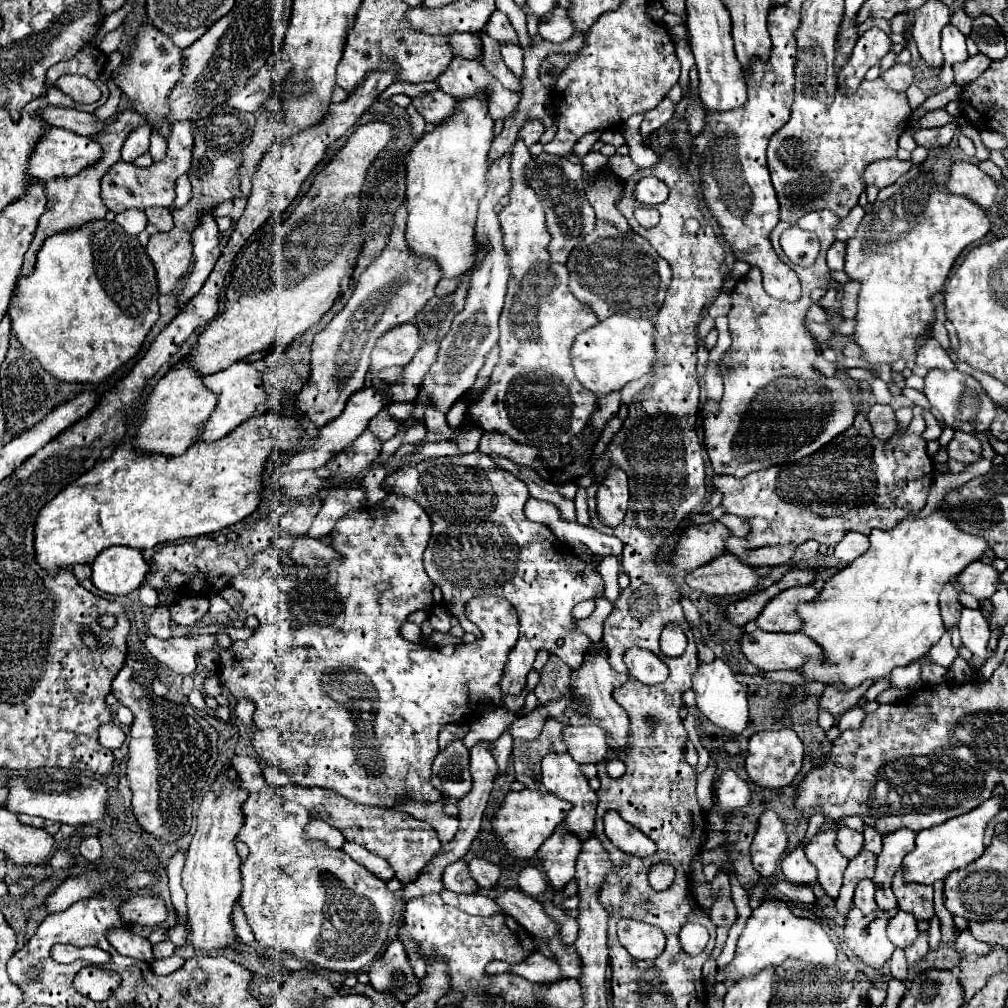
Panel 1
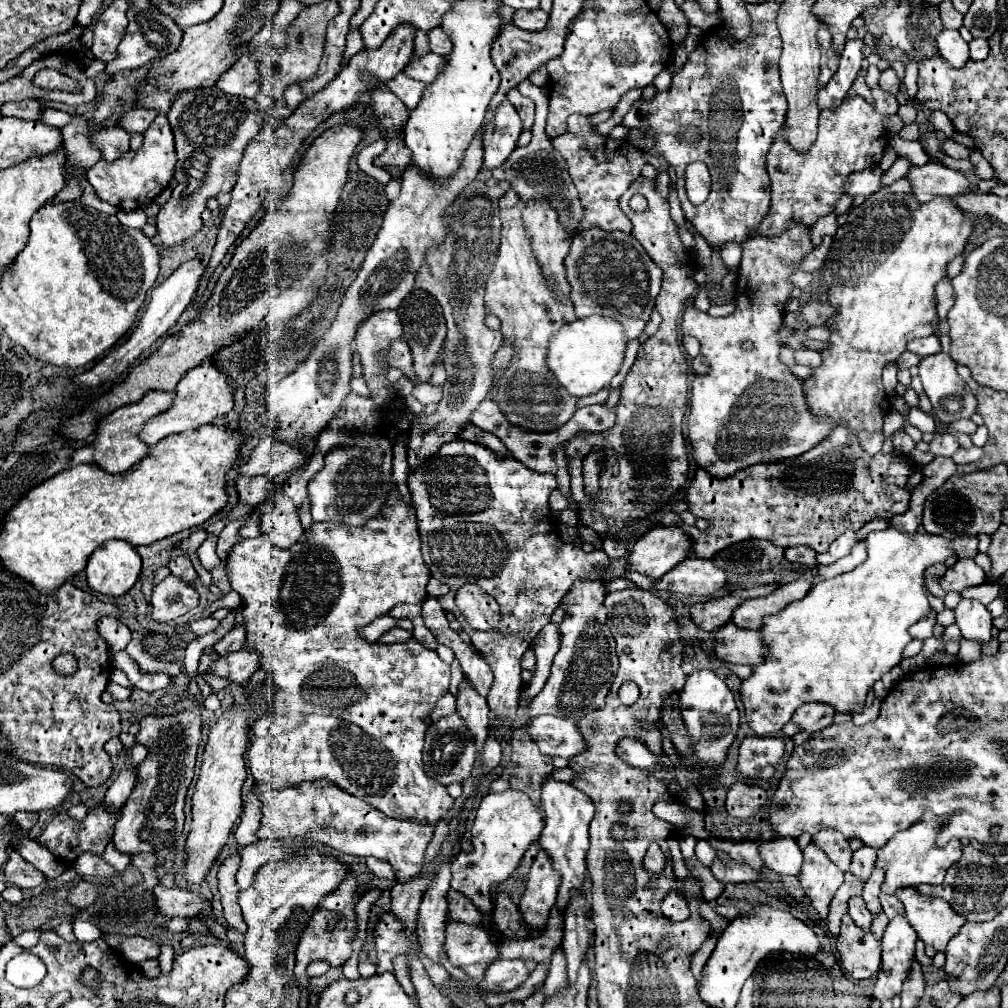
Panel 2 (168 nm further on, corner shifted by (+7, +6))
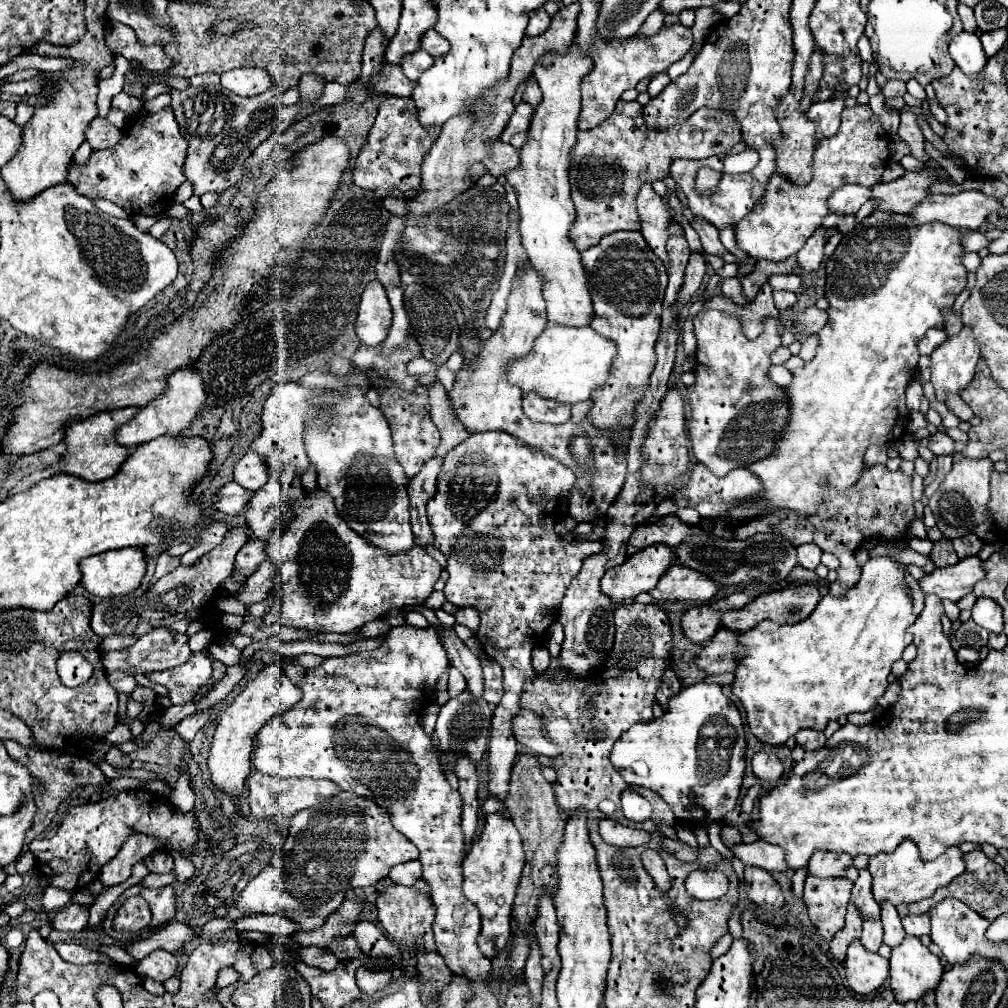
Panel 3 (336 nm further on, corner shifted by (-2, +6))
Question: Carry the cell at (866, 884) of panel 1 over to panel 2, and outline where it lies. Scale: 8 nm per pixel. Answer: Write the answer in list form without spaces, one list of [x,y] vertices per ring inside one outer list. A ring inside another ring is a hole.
[[[860,896],[850,900],[848,914],[854,920],[854,924],[860,926],[860,928],[864,928],[864,930],[868,930],[872,926],[872,914],[868,912],[868,908],[866,908],[866,904],[864,904],[864,900]]]

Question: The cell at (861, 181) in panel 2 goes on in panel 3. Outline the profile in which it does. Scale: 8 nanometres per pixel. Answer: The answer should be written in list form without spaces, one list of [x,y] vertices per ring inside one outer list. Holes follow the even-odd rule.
[[[857,184],[841,186],[829,198],[829,208],[841,214],[855,214],[867,200],[871,200],[871,192],[873,192],[871,186],[857,186]]]

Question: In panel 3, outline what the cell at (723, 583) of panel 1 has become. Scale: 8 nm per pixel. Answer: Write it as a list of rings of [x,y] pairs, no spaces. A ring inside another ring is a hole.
[[[673,564],[669,574],[661,576],[657,588],[651,592],[657,600],[693,600],[693,602],[709,602],[719,592],[719,584],[683,564]]]

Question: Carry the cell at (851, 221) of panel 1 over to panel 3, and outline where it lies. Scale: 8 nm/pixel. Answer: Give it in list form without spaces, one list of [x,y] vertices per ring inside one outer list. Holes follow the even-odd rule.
[[[817,228],[815,234],[805,242],[805,246],[797,252],[797,262],[801,264],[803,270],[811,272],[817,270],[823,258],[823,246],[827,242],[827,228]]]

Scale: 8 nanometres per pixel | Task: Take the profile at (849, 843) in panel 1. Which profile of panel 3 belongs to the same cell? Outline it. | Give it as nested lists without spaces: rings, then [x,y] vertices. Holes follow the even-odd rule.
[[[821,850],[815,852],[809,860],[809,872],[821,878],[849,878],[851,882],[857,880],[857,868],[853,864],[853,856],[845,852],[831,852]]]

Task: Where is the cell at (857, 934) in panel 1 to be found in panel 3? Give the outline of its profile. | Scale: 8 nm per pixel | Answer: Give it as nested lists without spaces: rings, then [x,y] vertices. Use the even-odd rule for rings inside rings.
[[[853,940],[845,958],[845,974],[849,988],[857,994],[865,996],[883,986],[889,976],[889,960],[879,956],[877,952],[869,952],[861,940]]]

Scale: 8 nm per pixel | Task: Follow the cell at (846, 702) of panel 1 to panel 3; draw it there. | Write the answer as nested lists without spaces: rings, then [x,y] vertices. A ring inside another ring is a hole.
[[[803,728],[795,734],[797,744],[801,744],[805,750],[817,750],[825,746],[825,734],[821,730],[811,730],[811,728]]]

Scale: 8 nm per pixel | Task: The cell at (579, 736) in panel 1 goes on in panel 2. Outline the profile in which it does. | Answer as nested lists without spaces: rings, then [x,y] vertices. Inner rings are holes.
[[[536,716],[528,722],[528,736],[532,736],[540,752],[548,756],[572,758],[586,748],[578,728],[568,718]]]

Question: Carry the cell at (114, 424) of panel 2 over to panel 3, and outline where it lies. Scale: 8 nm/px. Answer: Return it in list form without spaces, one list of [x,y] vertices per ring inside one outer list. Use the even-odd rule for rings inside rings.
[[[121,408],[121,410],[111,410],[111,412],[99,412],[87,420],[73,422],[73,426],[67,428],[67,452],[63,454],[67,458],[67,466],[63,472],[85,478],[89,482],[101,482],[105,478],[111,478],[117,474],[117,468],[127,460],[129,448],[119,444],[115,440],[115,432],[127,424],[133,416],[137,416],[141,408]]]

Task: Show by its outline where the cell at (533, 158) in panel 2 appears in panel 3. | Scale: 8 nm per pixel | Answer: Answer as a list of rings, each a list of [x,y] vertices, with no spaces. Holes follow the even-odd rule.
[[[497,140],[497,144],[493,144],[489,156],[485,158],[483,166],[489,174],[499,178],[499,176],[503,176],[519,166],[519,150],[511,144],[501,144]]]

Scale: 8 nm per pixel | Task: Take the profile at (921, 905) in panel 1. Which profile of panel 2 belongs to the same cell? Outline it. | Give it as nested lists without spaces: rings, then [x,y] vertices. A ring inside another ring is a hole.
[[[902,888],[896,896],[902,900],[906,920],[918,932],[918,938],[934,946],[936,952],[946,952],[948,940],[966,924],[966,918],[956,914],[946,900],[922,896],[916,888]]]

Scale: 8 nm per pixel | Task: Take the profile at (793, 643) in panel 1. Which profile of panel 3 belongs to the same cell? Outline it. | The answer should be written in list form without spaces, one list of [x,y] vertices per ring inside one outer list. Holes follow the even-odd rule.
[[[719,628],[717,634],[703,646],[703,650],[697,656],[697,666],[699,670],[707,672],[707,674],[723,674],[723,672],[733,672],[747,650],[747,646],[743,646],[739,642],[739,634],[737,630],[729,630],[729,628]]]

